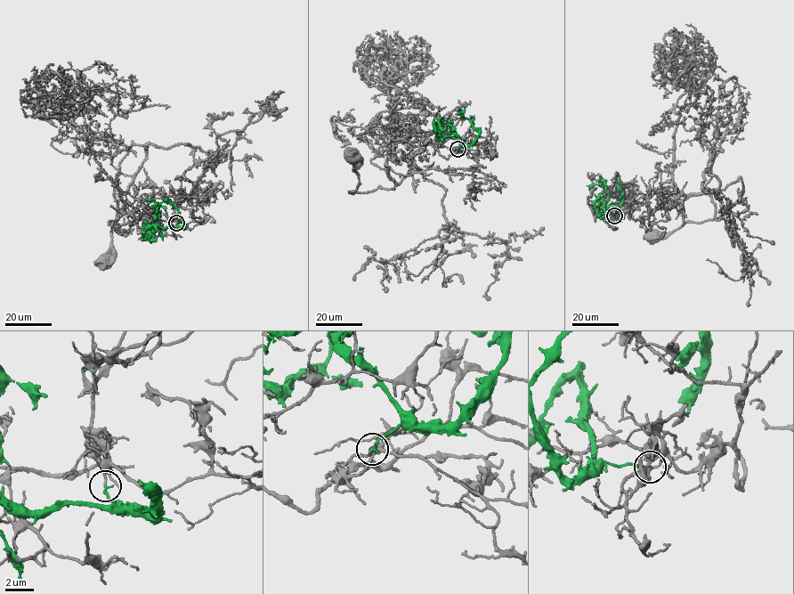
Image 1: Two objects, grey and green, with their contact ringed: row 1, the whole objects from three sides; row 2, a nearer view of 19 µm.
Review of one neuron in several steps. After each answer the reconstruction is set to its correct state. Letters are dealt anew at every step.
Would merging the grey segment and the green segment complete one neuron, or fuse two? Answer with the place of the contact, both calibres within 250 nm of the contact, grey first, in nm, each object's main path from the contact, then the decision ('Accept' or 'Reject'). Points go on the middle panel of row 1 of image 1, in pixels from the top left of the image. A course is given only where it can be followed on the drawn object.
Place: (457, 149). Thickness 130 nm (grey) against 170 nm. Course of grey: (457, 149), (447, 158), (417, 134), (390, 137), (386, 168), (394, 188), (352, 194), (360, 183), (352, 155). Course of green: (457, 149), (462, 143), (450, 127), (440, 120), (441, 129), (437, 136), (441, 139), (449, 134), (447, 120). Reject

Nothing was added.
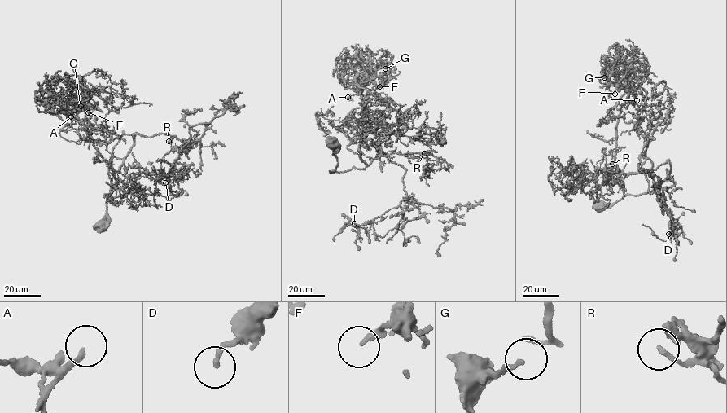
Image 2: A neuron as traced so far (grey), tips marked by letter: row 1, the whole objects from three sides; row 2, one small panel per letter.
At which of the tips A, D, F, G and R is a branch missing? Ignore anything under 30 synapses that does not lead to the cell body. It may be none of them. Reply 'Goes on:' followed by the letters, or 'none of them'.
Goes on: none of them

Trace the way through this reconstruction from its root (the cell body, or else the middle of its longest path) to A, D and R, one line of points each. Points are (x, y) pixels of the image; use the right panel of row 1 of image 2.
A: (598, 205), (650, 191), (670, 172), (667, 160), (637, 172), (616, 167), (620, 108), (637, 100)
D: (598, 205), (650, 191), (669, 175), (667, 160), (652, 169), (641, 155), (637, 165), (672, 218), (668, 234)
R: (598, 205), (650, 191), (671, 169), (667, 160), (631, 173), (620, 186), (602, 185), (612, 164)

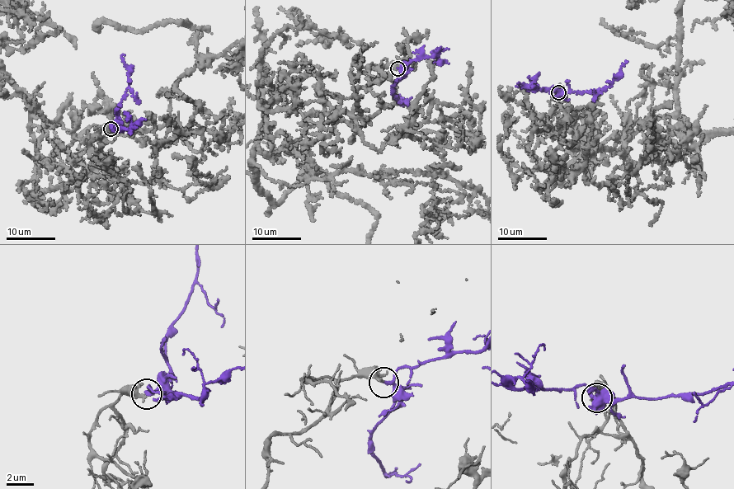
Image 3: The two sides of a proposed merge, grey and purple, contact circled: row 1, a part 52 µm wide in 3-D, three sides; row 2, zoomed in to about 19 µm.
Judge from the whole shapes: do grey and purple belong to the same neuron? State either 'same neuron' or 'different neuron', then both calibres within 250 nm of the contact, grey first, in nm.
same neuron; calibres 240 and 190 nm

